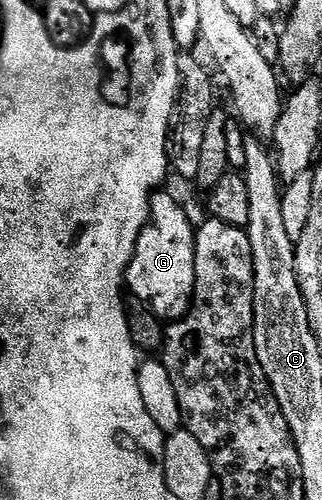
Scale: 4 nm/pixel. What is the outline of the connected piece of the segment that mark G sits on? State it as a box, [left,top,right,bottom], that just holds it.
[125,191,197,323]

